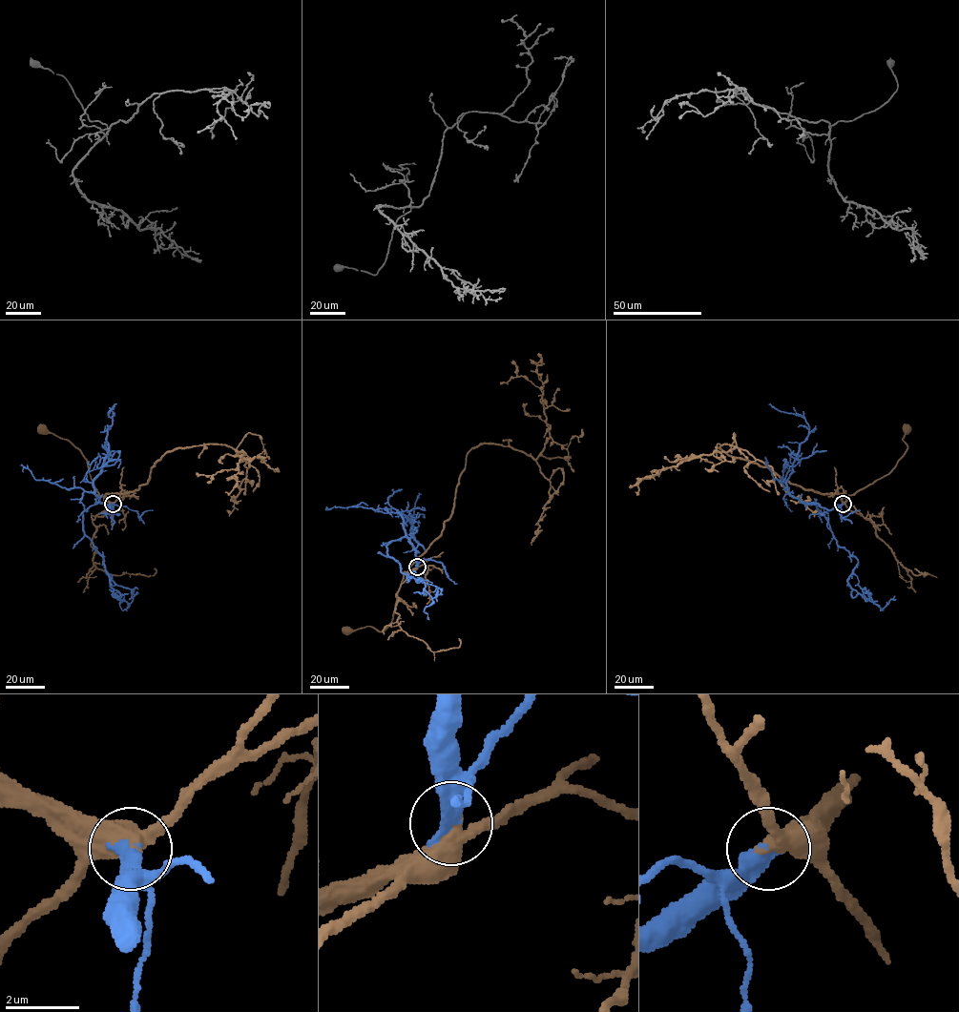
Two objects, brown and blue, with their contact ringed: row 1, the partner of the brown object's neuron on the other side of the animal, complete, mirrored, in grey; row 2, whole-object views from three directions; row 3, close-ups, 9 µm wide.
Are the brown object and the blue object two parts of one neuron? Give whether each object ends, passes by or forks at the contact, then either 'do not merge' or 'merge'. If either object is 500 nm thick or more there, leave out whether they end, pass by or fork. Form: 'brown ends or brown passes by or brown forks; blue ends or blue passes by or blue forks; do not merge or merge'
merge

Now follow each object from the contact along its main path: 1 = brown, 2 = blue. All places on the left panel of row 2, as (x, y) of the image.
1: (113, 504), (99, 495), (87, 460), (79, 449), (42, 427)
2: (113, 504), (112, 509), (89, 506), (83, 530), (102, 556), (110, 586), (129, 605), (122, 610), (125, 599)

